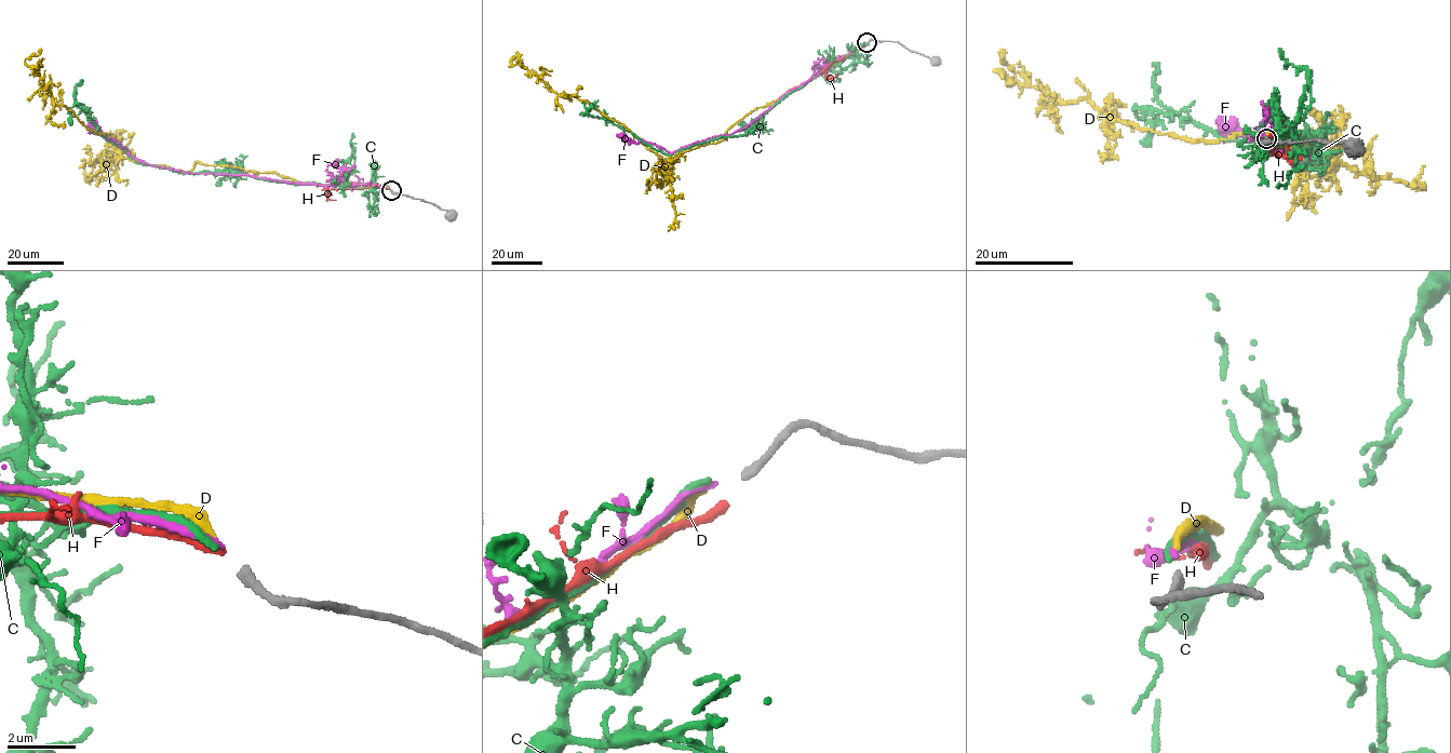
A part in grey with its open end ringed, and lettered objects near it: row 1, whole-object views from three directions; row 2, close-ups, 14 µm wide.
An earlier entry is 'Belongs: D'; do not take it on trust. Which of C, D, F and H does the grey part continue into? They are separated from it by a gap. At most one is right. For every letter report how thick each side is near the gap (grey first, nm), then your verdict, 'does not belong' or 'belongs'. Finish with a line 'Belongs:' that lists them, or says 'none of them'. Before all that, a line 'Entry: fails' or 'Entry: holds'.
Entry: fails
C: calibres 280 and 190 nm; belongs
D: calibres 280 and 300 nm; does not belong
F: calibres 280 and 170 nm; does not belong
H: calibres 280 and 280 nm; does not belong
Belongs: C

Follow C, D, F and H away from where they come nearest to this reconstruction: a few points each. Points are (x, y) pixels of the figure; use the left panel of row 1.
C: (389, 189), (268, 180), (217, 170), (180, 173), (131, 157), (99, 134), (80, 104), (69, 109), (70, 124)
D: (388, 188), (124, 158), (109, 134), (53, 102), (25, 64), (40, 49)
F: (389, 189), (373, 184), (306, 184), (247, 175), (180, 172), (142, 161), (116, 140), (92, 128), (86, 129)
H: (389, 189), (376, 186), (327, 189), (327, 198), (336, 200)

